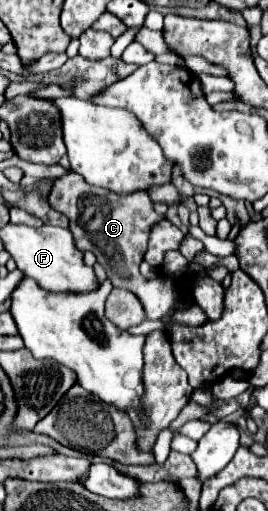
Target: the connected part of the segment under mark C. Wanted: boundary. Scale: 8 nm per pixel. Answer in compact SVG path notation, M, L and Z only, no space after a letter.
M71 172L55 180L55 186L49 194L49 204L69 218L69 230L75 236L75 248L81 248L81 252L91 250L97 256L97 262L105 268L113 288L127 288L139 296L139 302L143 304L145 316L149 320L159 320L171 310L171 306L179 300L179 292L173 280L167 276L149 280L139 272L139 260L143 260L147 252L149 232L153 224L161 220L153 210L153 202L147 192L115 196L115 192L107 192L107 188L89 186L83 176Z

